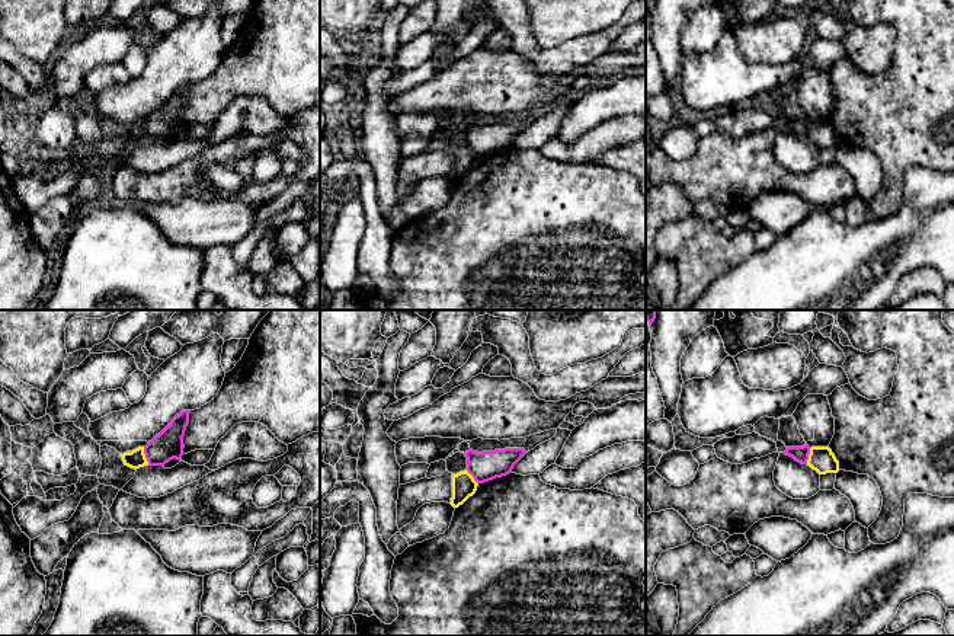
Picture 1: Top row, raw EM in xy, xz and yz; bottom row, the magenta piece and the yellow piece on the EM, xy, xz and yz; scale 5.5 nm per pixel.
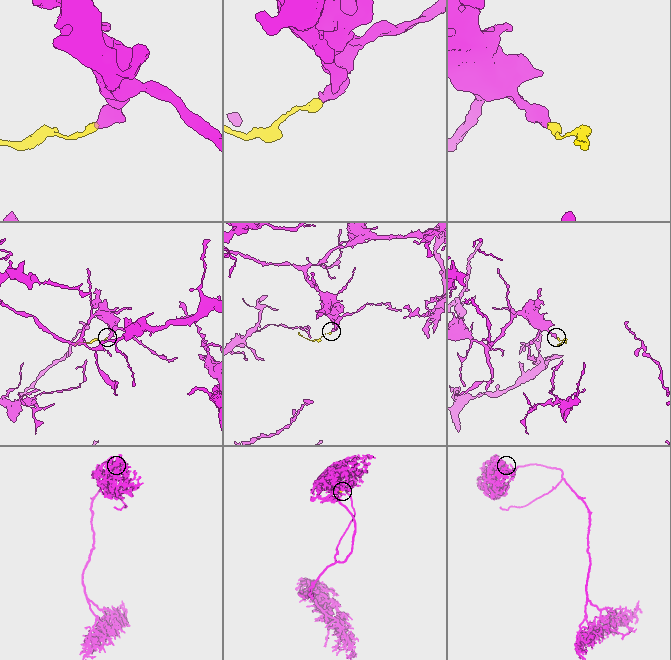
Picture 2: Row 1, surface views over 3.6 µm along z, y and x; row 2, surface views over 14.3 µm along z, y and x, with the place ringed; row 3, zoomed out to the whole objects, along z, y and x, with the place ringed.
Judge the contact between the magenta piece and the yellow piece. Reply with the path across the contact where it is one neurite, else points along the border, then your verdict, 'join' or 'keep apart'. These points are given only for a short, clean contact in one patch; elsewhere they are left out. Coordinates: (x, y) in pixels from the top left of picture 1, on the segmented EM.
border along xy (143, 447), (149, 464); keep apart

